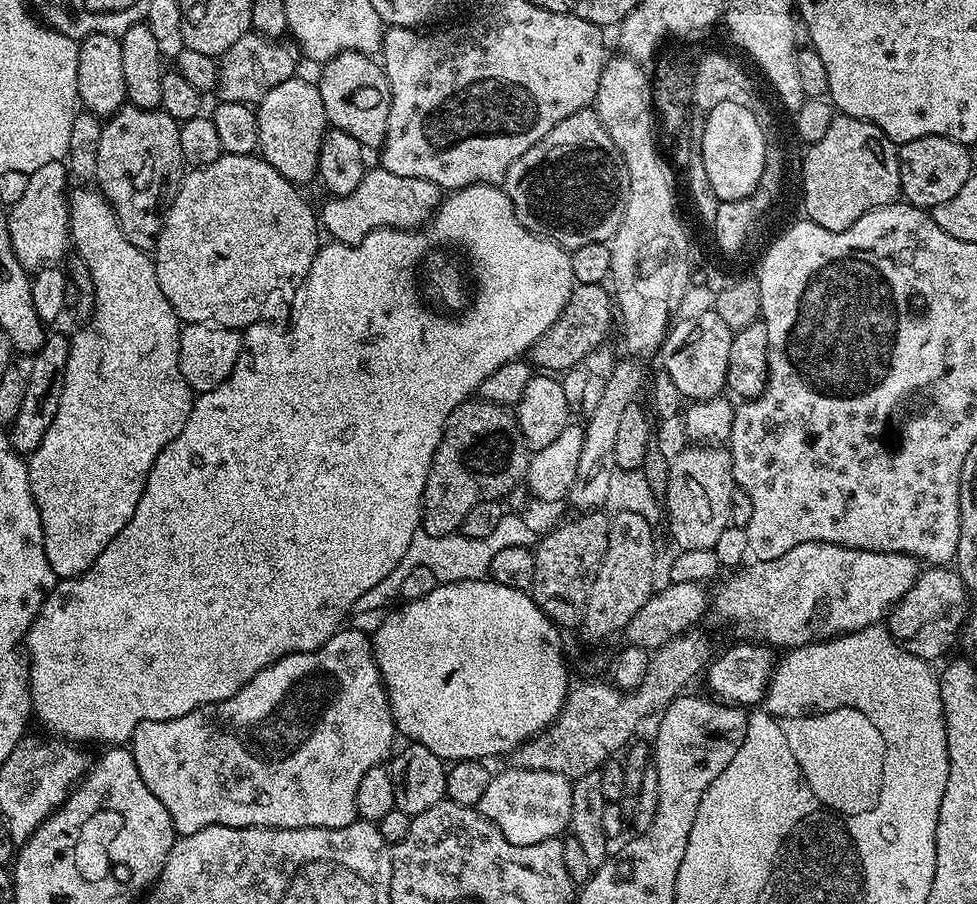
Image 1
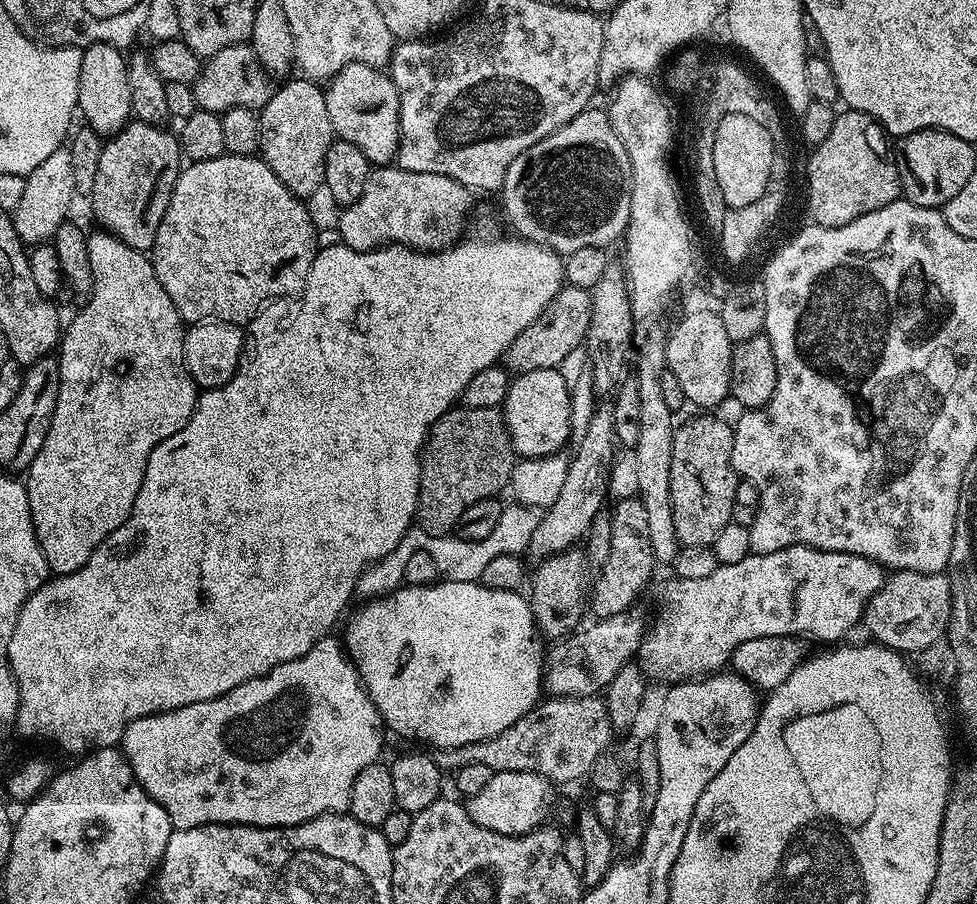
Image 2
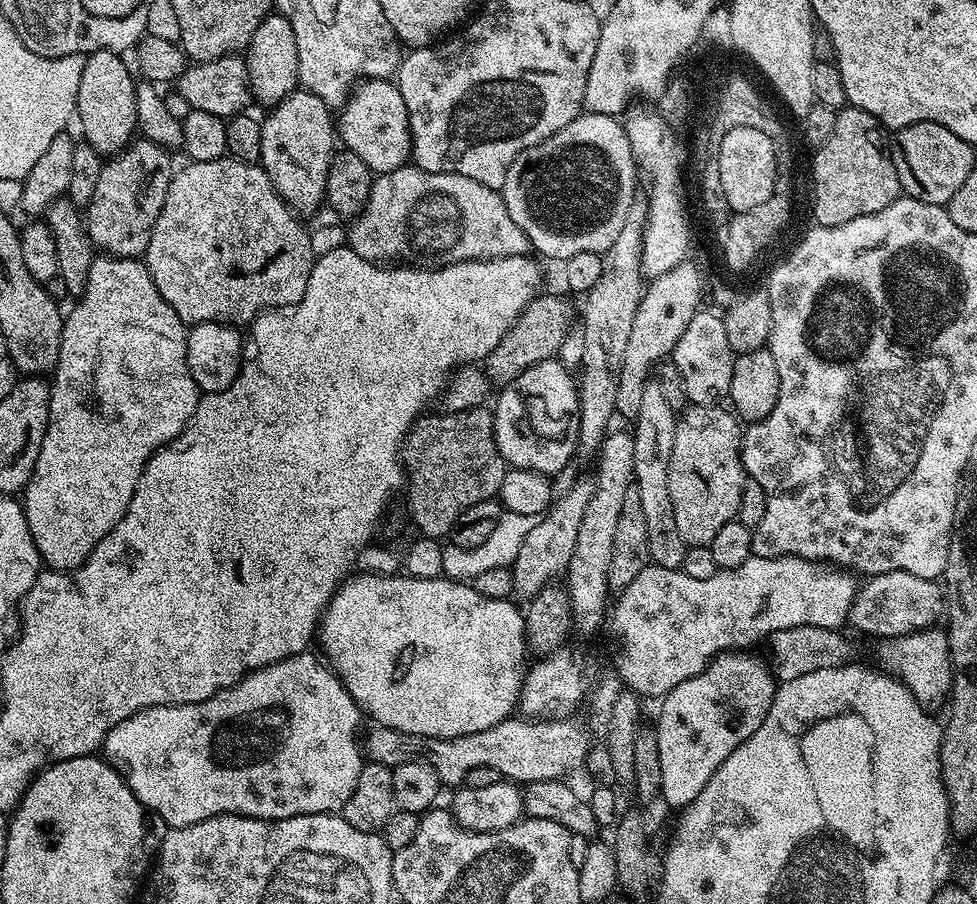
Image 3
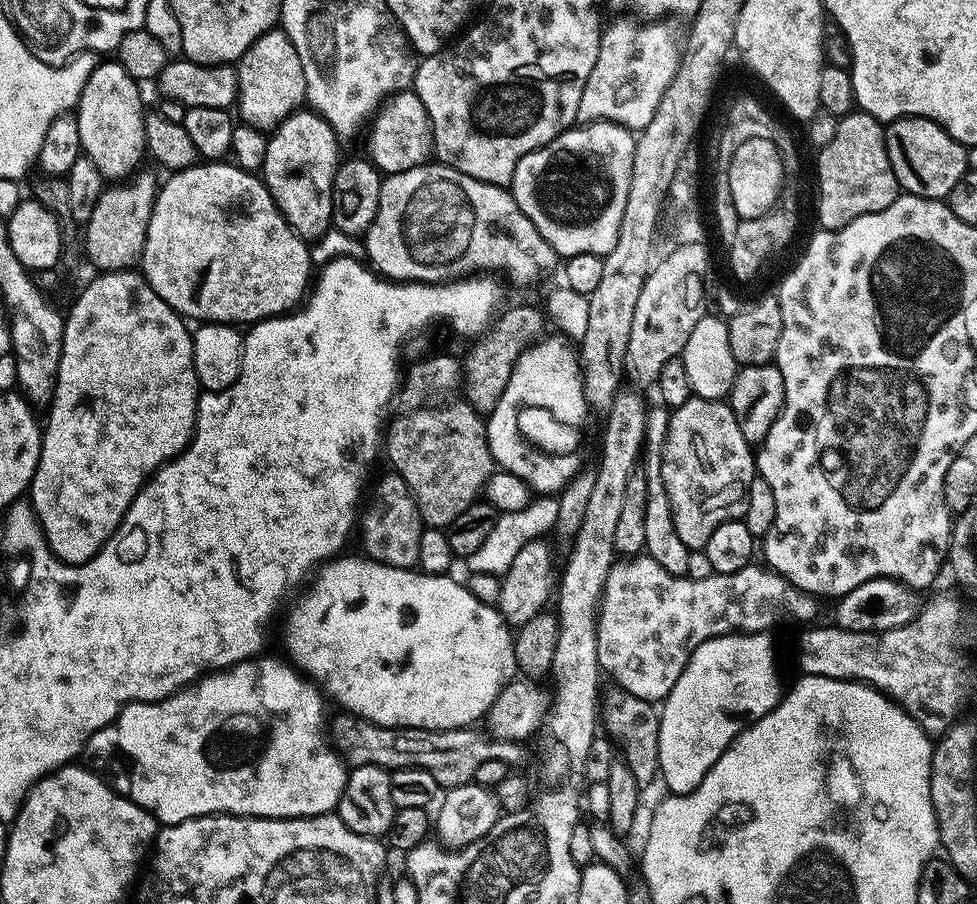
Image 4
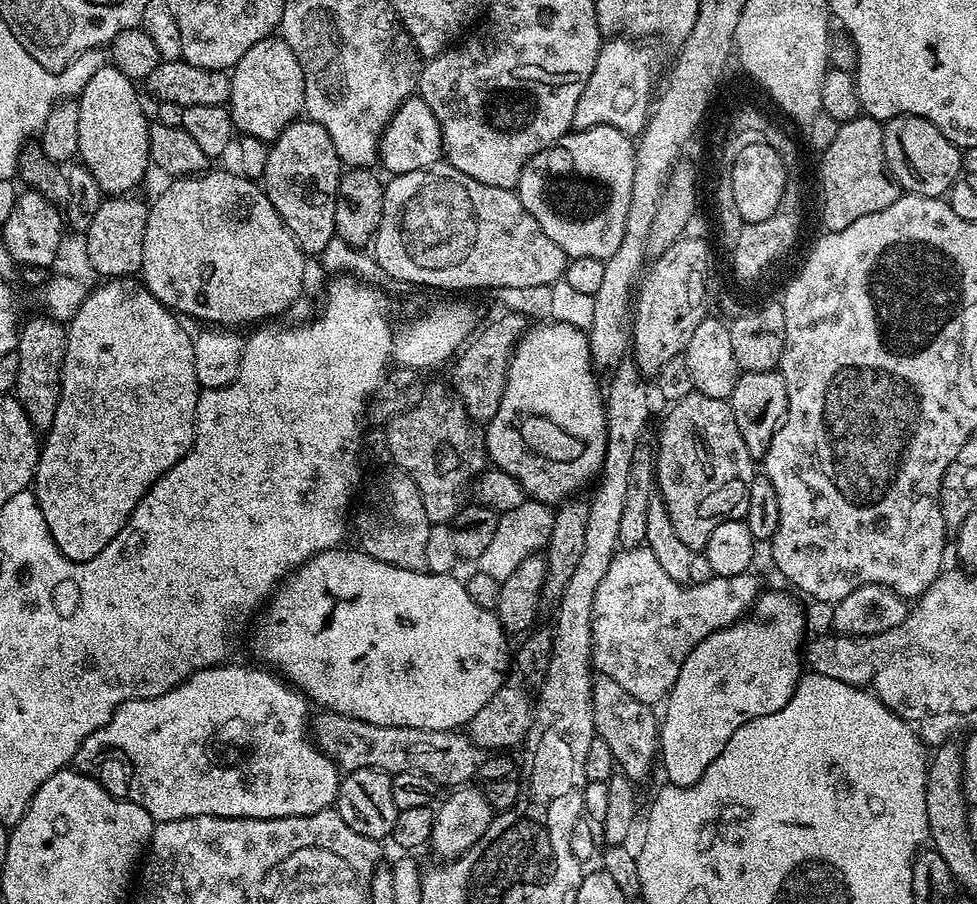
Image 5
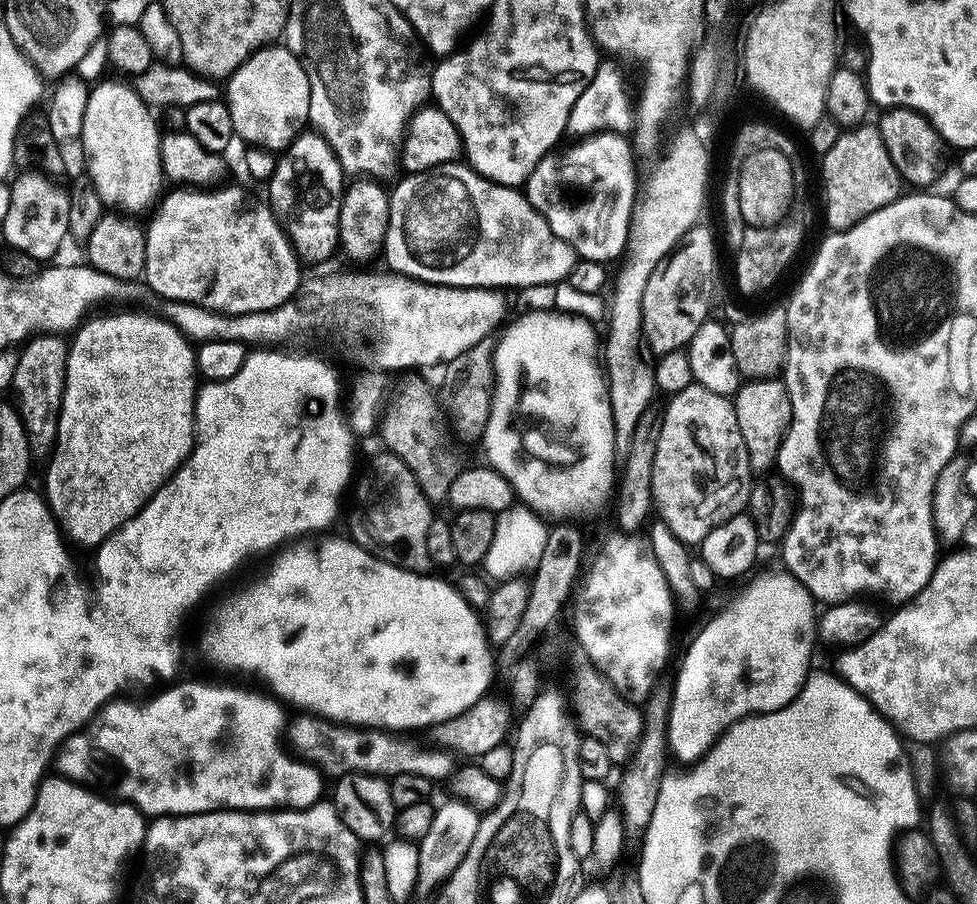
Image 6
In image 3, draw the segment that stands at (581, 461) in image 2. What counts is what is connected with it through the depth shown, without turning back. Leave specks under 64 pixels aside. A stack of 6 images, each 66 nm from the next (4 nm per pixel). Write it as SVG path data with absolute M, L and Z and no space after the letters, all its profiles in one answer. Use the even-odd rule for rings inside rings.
M595 479L576 480L564 493L557 495L552 507L537 519L534 530L526 534L522 546L518 549L518 558L510 565L514 574L514 593L517 597L531 598L538 594L548 583L555 581L556 575L567 569L570 558L574 558L574 546L578 546L578 526L582 526L582 516L590 498L594 498Z

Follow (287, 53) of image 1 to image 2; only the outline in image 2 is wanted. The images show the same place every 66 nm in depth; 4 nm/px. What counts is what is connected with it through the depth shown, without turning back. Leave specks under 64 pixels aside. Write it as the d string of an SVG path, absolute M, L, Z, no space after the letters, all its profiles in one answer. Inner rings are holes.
M248 42L226 46L226 50L218 50L218 54L207 57L203 61L200 76L191 86L197 109L201 112L217 114L223 114L235 108L259 110L264 107L274 91L273 81L258 62L252 45Z

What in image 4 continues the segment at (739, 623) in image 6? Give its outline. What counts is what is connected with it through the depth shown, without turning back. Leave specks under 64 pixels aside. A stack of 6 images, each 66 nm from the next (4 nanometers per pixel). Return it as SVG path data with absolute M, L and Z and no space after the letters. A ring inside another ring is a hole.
M763 632L715 636L690 653L688 665L659 709L659 779L671 795L691 794L741 733L780 703L782 687L770 637Z

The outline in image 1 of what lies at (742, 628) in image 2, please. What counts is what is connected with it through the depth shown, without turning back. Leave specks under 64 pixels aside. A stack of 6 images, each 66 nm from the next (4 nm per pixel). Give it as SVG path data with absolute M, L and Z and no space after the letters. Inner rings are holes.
M806 542L802 546L794 546L794 550L786 550L786 554L782 554L782 558L752 562L747 566L741 567L739 570L733 571L731 575L729 575L733 576L730 577L717 592L714 592L710 604L714 612L716 608L717 614L720 615L726 623L737 624L738 627L745 628L748 632L753 632L753 634L756 635L753 637L762 638L763 643L769 646L775 646L780 650L790 648L800 649L804 644L814 644L817 640L831 641L834 636L855 634L861 632L863 628L879 625L881 621L887 617L888 613L891 612L894 605L911 590L914 586L914 582L919 578L921 571L921 561L915 560L915 558L907 556L906 554L862 550L861 548L851 548L850 546L842 546L841 544L831 544L830 542Z

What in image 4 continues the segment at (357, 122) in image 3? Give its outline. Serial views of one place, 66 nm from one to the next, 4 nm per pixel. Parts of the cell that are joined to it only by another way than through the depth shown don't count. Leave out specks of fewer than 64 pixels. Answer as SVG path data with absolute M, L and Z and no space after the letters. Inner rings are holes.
M415 91L393 92L380 104L378 111L371 117L372 133L368 136L368 152L373 164L381 173L391 174L410 170L425 163L433 155L432 124L428 121L422 102Z

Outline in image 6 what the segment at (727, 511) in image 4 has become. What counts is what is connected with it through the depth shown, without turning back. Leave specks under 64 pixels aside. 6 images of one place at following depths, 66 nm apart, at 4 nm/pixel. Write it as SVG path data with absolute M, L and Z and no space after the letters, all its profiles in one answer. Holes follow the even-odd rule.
M693 382L690 386L686 386L686 390L671 393L672 400L662 408L660 417L660 433L658 434L658 450L654 450L654 472L652 478L652 506L655 515L658 517L659 523L670 526L672 533L682 541L683 544L689 546L698 546L706 538L706 534L710 534L710 530L714 526L722 526L722 522L726 522L730 518L741 515L747 509L748 499L752 493L754 483L754 473L750 466L750 458L746 454L746 442L742 442L742 430L738 430L738 414L736 413L736 405L729 397L722 394L714 394L714 390L706 390L701 384Z

